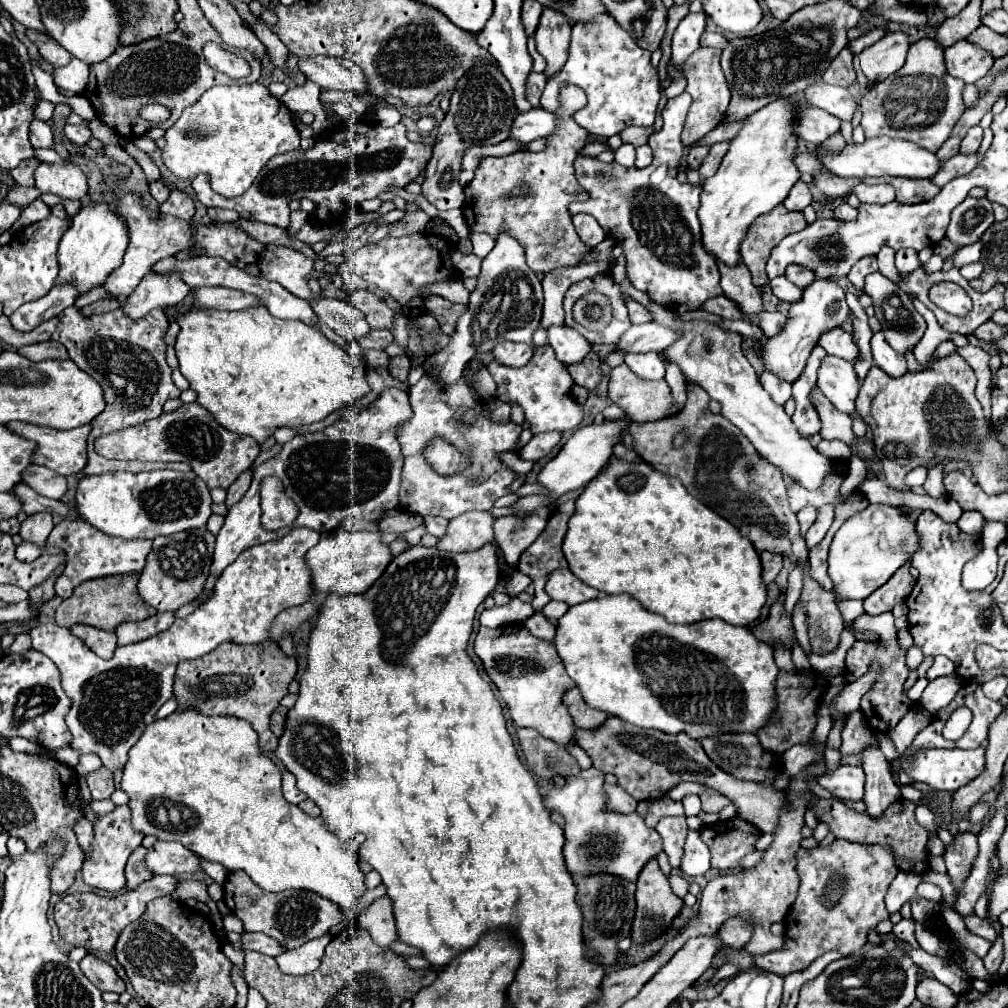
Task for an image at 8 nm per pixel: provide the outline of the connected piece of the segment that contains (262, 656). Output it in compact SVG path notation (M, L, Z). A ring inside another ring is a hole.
M274 640L256 646L236 646L230 642L198 660L180 662L174 678L174 696L180 702L178 710L196 708L204 714L232 714L252 722L260 736L260 748L274 752L278 736L270 730L270 716L288 694L288 684L294 680L296 670L296 660L284 656Z

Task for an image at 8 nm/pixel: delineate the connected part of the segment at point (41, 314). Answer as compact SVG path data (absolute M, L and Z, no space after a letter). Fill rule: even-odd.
M74 284L54 286L46 296L34 300L34 302L28 302L24 306L20 306L20 310L16 310L10 316L12 326L16 330L28 332L28 330L36 328L38 324L46 322L48 318L58 316L64 308L72 306L78 300L78 296L80 294L78 294L78 288Z

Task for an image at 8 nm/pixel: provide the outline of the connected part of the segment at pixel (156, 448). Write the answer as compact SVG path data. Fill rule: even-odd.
M198 402L184 404L170 414L162 414L154 420L142 422L118 430L114 434L102 434L96 438L94 448L100 456L112 460L148 460L148 462L188 462L192 470L212 488L228 488L242 472L246 472L256 456L260 446L252 436L238 436L224 430L204 406Z

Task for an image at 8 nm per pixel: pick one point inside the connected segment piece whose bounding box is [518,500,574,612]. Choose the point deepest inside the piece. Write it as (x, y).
(545, 554)

